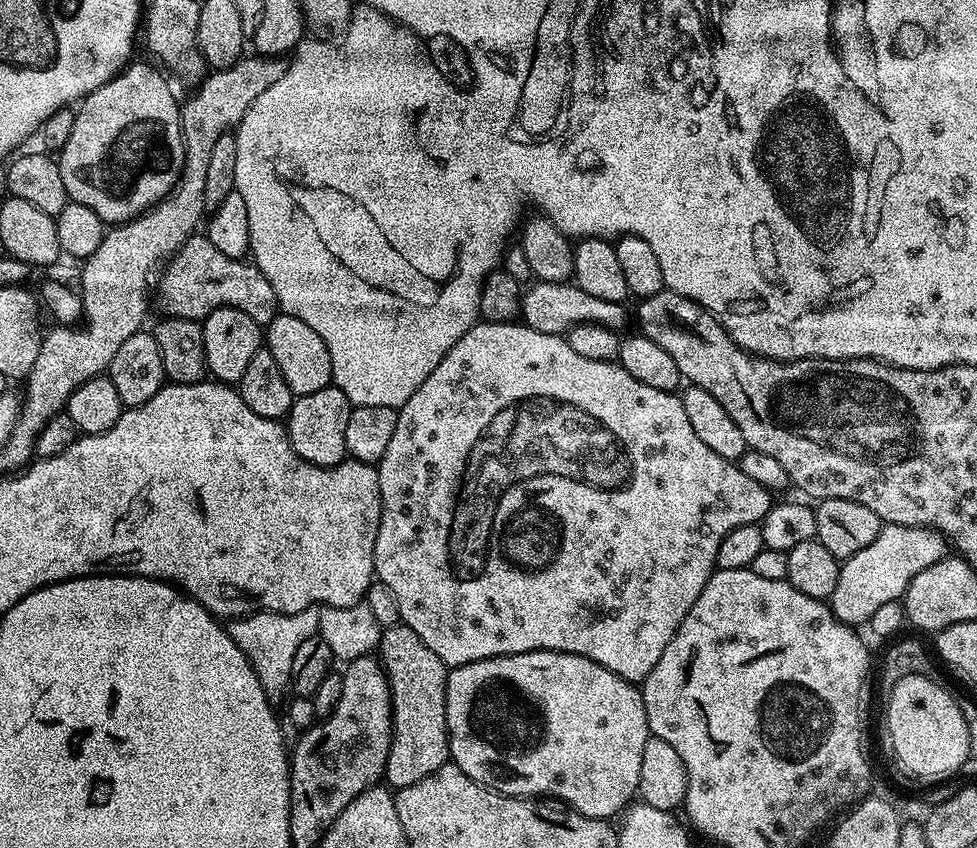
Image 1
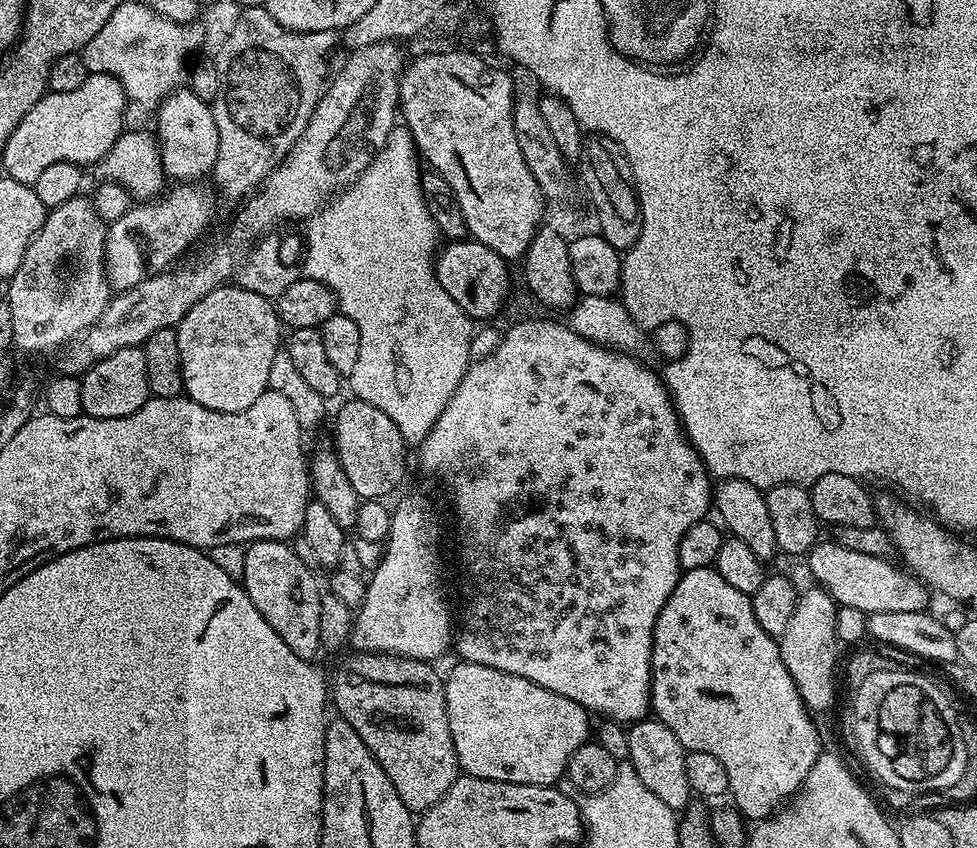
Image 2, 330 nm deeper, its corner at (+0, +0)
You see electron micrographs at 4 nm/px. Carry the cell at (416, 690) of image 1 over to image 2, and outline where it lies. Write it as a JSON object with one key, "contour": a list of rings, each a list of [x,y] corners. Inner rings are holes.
{"contour":[[[357,651],[356,656],[352,656],[340,669],[336,672],[336,677],[330,680],[330,700],[337,708],[339,719],[350,722],[350,726],[354,726],[354,730],[358,734],[358,738],[362,738],[362,742],[366,742],[366,746],[370,750],[370,754],[378,762],[378,766],[382,766],[382,770],[386,774],[386,778],[390,778],[390,786],[394,786],[394,790],[398,790],[398,798],[402,798],[402,802],[408,807],[408,811],[413,814],[423,814],[430,806],[434,806],[434,802],[438,802],[438,798],[442,798],[442,794],[446,794],[446,790],[450,790],[450,786],[455,782],[458,773],[461,771],[460,763],[456,757],[454,750],[454,742],[450,734],[450,722],[448,721],[448,711],[446,710],[446,698],[444,697],[444,680],[435,672],[431,663],[422,660],[412,660],[408,656],[393,656],[386,652],[361,652]]]}

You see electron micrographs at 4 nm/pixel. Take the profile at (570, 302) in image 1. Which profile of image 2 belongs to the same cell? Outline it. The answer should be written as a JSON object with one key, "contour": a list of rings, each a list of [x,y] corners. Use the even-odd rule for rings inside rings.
{"contour":[[[471,238],[453,240],[437,251],[434,263],[438,282],[446,290],[446,294],[450,294],[450,298],[454,298],[458,306],[462,306],[462,310],[472,321],[488,320],[499,314],[500,307],[508,296],[510,264],[494,254],[490,246],[482,246],[482,242]]]}

